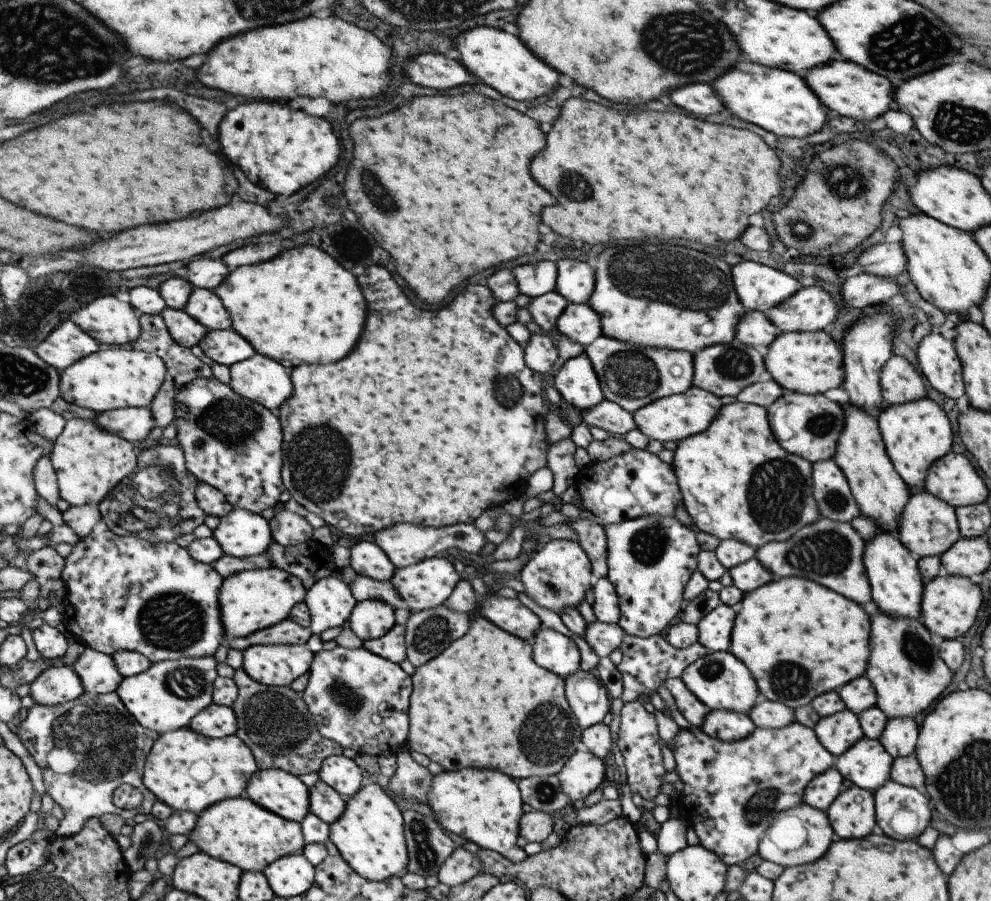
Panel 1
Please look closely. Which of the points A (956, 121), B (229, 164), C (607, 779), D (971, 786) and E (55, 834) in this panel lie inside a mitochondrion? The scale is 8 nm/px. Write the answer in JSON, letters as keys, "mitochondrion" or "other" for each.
{"A":"mitochondrion","B":"other","C":"other","D":"mitochondrion","E":"other"}

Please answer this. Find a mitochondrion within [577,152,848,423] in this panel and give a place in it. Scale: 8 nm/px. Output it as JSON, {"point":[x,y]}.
{"point":[692,284]}

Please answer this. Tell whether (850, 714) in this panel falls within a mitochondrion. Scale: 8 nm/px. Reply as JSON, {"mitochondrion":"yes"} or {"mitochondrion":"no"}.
{"mitochondrion":"no"}

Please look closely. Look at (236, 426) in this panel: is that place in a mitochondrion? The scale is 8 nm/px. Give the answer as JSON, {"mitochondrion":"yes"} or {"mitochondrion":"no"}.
{"mitochondrion":"yes"}

